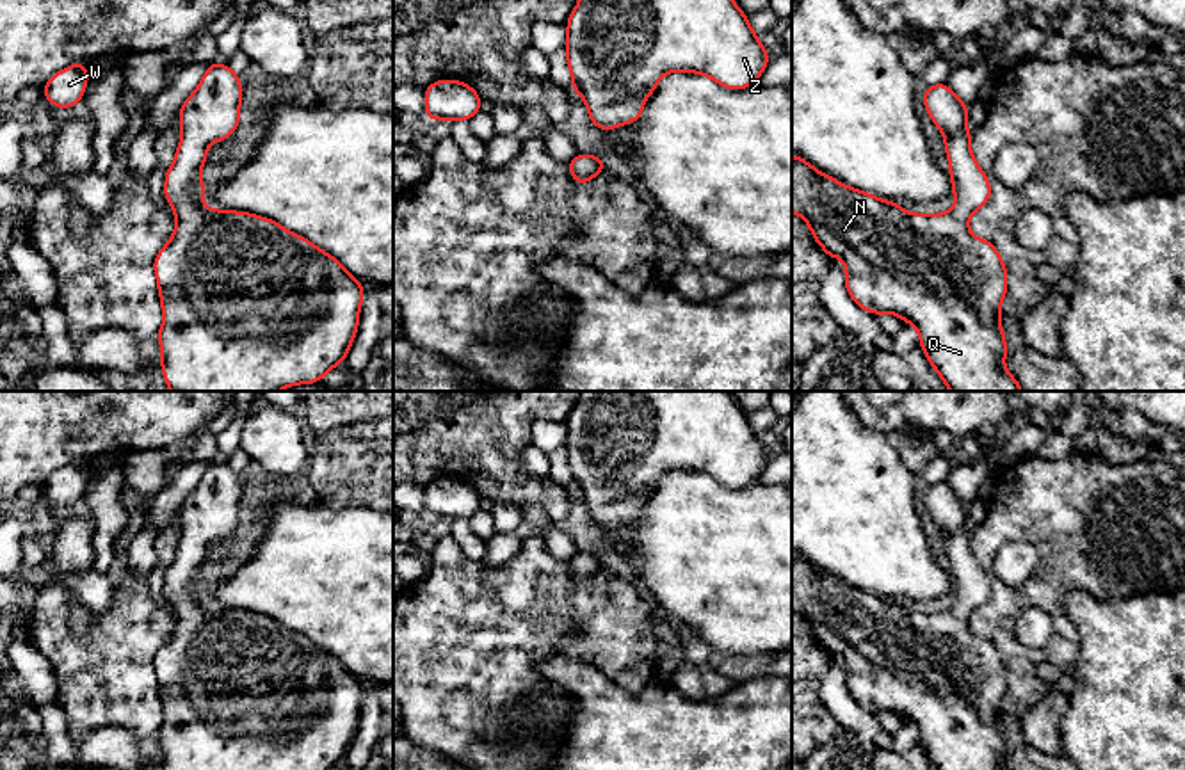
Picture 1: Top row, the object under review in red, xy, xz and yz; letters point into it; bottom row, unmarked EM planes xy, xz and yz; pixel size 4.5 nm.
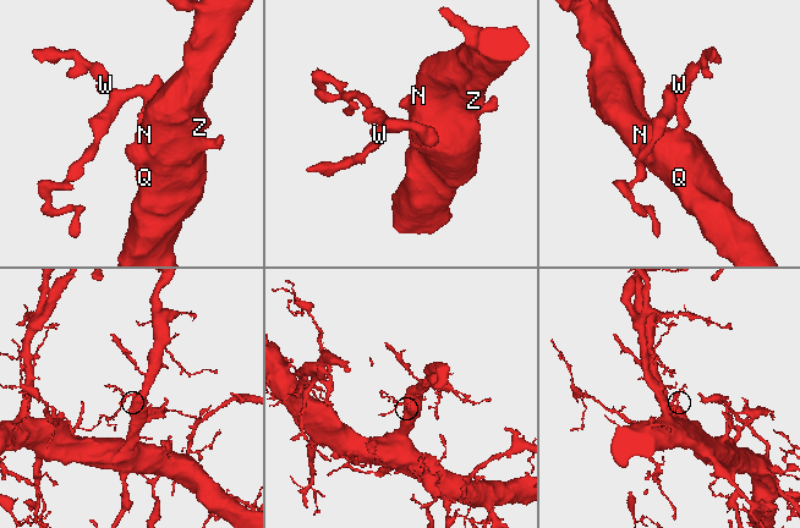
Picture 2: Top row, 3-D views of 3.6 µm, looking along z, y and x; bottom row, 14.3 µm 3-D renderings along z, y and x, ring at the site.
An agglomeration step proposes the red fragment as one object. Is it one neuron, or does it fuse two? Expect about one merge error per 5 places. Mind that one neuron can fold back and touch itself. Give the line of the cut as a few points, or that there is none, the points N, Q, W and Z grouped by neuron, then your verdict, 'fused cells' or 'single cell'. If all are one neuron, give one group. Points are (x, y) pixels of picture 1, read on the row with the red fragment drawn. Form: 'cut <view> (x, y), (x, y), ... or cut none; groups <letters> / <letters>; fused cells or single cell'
cut none; groups N Q W Z; single cell

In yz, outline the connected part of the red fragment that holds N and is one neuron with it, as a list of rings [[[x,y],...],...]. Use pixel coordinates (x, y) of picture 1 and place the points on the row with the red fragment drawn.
[[[936,84],[927,85],[923,107],[945,139],[950,162],[948,174],[955,196],[955,206],[950,212],[931,215],[906,212],[895,201],[886,201],[836,181],[797,155],[792,155],[792,212],[806,221],[813,238],[827,253],[829,261],[834,256],[843,258],[845,288],[852,302],[874,315],[897,315],[904,324],[913,324],[918,329],[920,349],[950,391],[1023,391],[1004,366],[1009,349],[1000,327],[1000,304],[1005,301],[1007,269],[996,247],[973,237],[968,228],[970,215],[991,197],[989,180],[970,148],[971,132],[966,130],[970,105],[963,103],[947,84]]]

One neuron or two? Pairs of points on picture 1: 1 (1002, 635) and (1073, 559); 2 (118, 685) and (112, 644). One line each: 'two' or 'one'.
1: one
2: one

